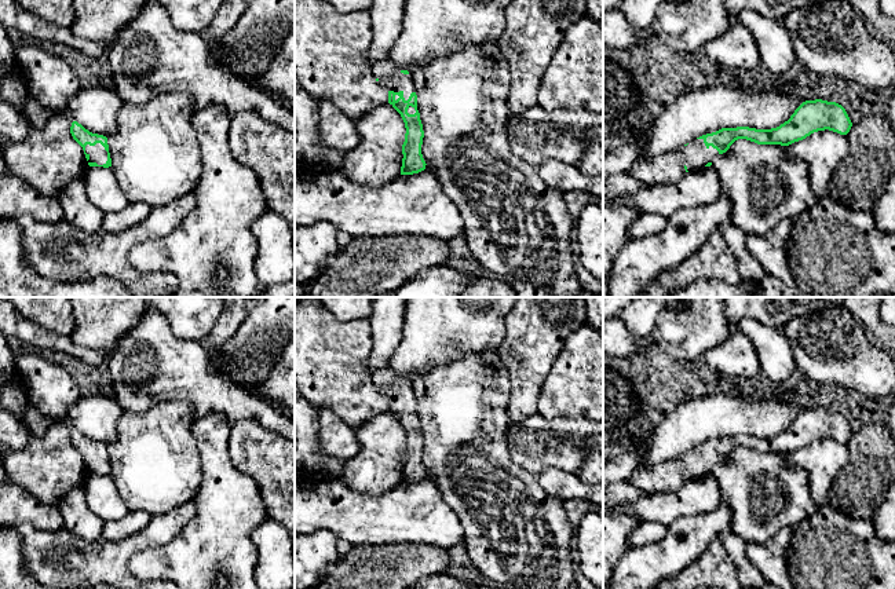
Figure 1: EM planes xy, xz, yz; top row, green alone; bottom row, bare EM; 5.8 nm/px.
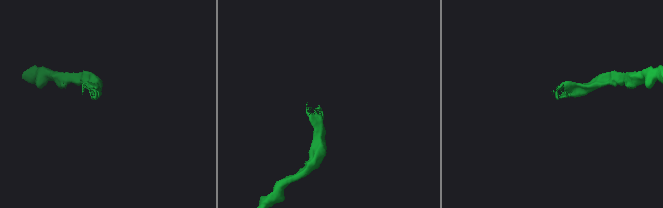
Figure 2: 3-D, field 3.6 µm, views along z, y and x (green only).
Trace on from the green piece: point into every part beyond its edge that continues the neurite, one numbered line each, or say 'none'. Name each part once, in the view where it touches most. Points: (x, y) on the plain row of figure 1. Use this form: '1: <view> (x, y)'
1: xy (98, 463)

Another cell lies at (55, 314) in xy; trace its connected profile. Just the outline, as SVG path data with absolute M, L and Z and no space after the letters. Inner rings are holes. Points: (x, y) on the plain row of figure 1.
M3 297L14 304L25 318L62 336L74 330L74 314L70 297Z

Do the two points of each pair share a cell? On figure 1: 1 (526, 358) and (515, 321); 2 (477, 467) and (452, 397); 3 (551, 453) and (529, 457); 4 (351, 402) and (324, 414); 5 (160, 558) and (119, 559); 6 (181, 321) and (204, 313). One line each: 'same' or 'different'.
1: same
2: same
3: same
4: different
5: different
6: same

